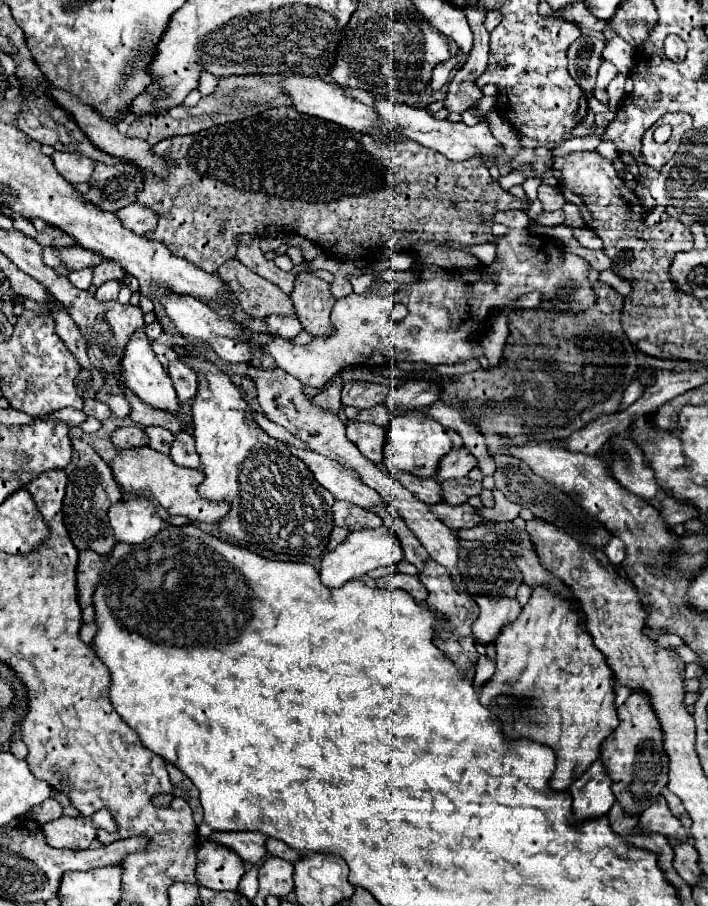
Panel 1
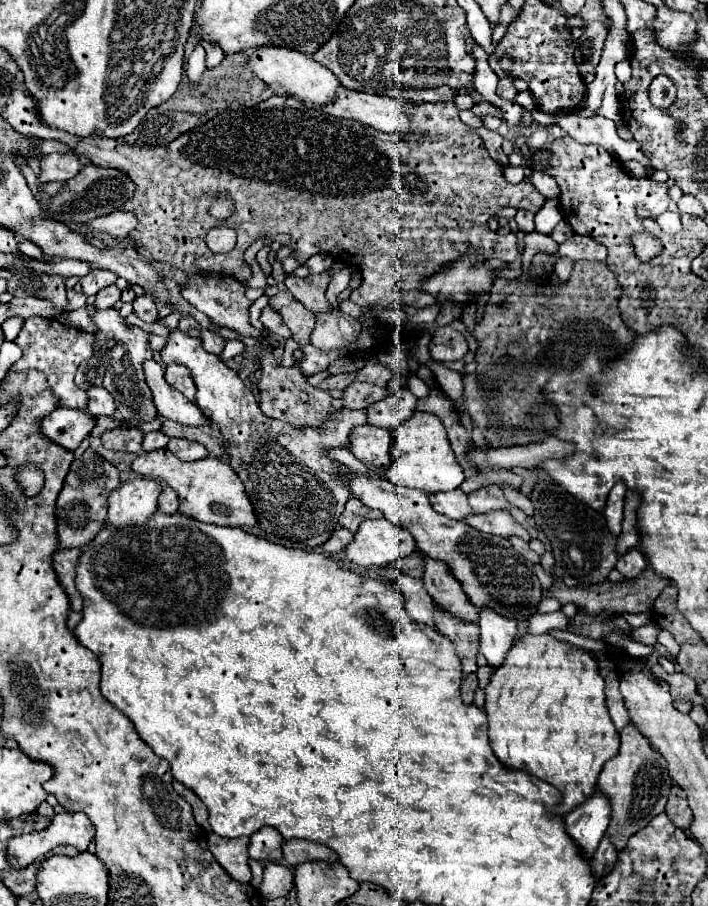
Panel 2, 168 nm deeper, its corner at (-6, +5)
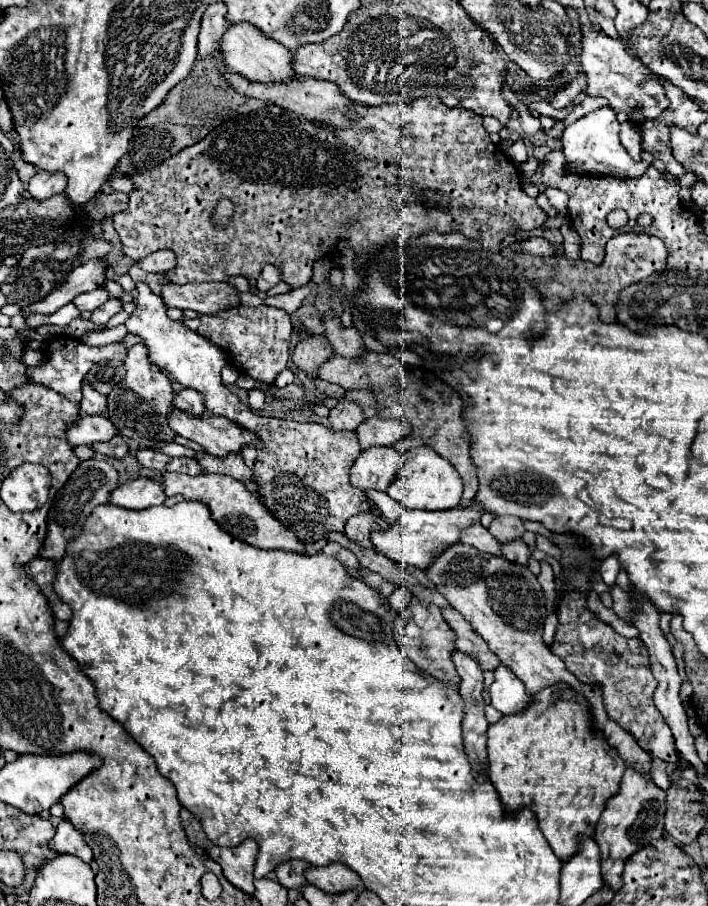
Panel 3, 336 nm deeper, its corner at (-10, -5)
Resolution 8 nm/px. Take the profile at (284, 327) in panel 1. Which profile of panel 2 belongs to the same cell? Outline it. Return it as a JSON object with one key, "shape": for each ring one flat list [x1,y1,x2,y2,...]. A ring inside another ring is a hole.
{"shape":[[265,306,261,310,261,322,269,332,273,332,273,334,277,334,281,338,291,338,291,330,283,324,283,318,271,306]]}

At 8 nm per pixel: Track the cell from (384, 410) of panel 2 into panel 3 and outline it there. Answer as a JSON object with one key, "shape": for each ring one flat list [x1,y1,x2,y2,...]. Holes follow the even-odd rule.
{"shape":[[369,418,361,422,361,426,355,432,359,438,359,448,367,450,371,446,393,446,397,438,403,438,403,434,407,434,407,426,391,418]]}

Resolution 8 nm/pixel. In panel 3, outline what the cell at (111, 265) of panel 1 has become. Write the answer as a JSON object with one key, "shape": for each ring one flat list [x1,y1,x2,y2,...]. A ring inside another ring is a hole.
{"shape":[[99,286,99,288,91,290,91,292,83,292,83,294,75,296,75,298,73,298,73,304,75,304,81,312,83,312,83,310,93,312,93,310,95,310,95,308,99,308,101,304,105,304,107,300,109,300,107,290,103,290,103,288]]}

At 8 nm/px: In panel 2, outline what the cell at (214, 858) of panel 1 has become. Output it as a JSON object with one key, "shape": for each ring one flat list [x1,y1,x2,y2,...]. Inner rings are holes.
{"shape":[[217,834,209,836,209,850,219,860,221,868,237,882,249,882,251,870,249,870,249,836,239,838,221,838]]}

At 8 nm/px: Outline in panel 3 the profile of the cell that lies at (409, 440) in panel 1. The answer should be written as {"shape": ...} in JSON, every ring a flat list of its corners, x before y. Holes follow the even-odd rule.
{"shape":[[413,448,411,452,402,454,405,466,403,472,391,486,387,488,387,494,399,502,403,508,419,508,419,510,447,510,447,508,457,508,461,502,463,494,463,482,451,470,451,464,445,458,439,458,433,450,427,448]]}

